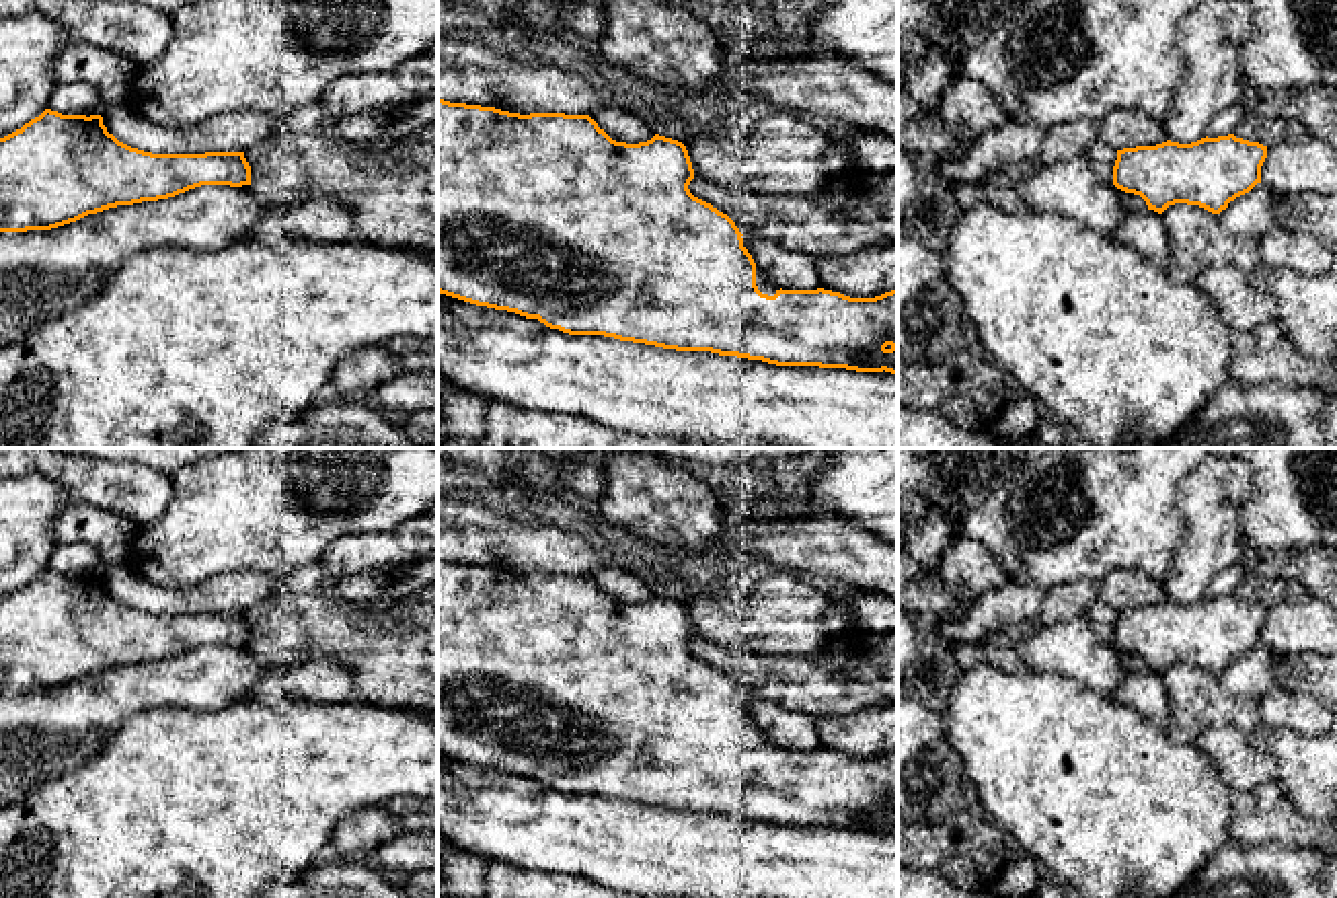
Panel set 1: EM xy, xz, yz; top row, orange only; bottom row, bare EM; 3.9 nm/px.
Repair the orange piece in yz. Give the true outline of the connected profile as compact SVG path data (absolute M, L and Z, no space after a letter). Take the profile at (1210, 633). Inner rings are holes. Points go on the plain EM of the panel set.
M1234 594L1191 604L1162 602L1117 610L1113 645L1140 656L1148 670L1199 666L1220 674L1230 662L1261 643L1267 606Z

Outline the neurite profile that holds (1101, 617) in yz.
M1097 600L1088 608L1086 621L1099 639L1113 643L1113 627L1117 621L1117 610L1113 606Z

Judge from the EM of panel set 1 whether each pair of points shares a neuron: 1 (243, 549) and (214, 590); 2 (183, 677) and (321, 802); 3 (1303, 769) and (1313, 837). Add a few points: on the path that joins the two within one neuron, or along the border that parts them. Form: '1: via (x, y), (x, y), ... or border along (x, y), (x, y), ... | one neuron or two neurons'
1: border along (274, 574), (224, 572), (181, 588) | two neurons
2: border along (249, 695), (216, 709), (169, 707) | two neurons
3: border along (1280, 781), (1292, 804), (1315, 820) | two neurons

